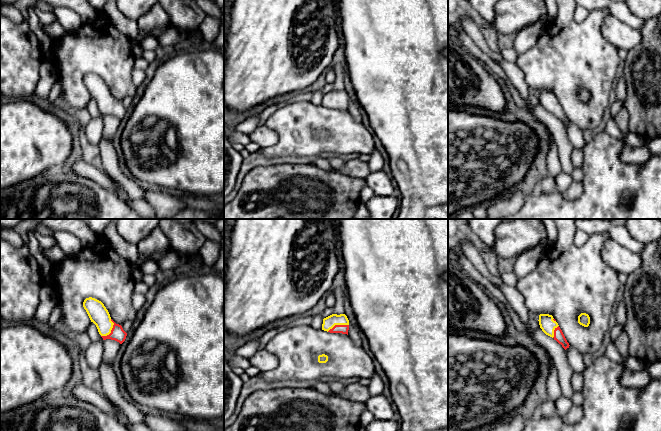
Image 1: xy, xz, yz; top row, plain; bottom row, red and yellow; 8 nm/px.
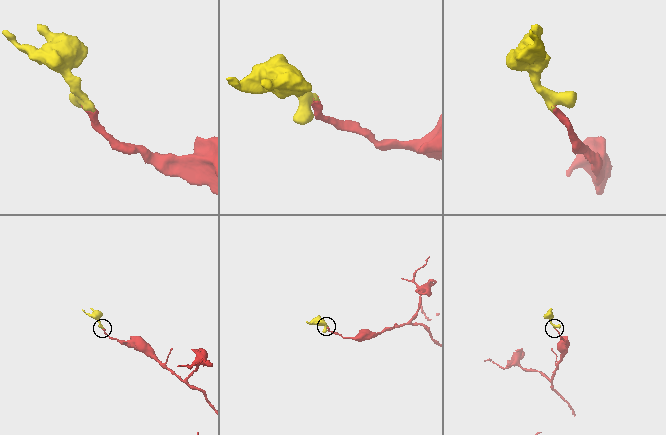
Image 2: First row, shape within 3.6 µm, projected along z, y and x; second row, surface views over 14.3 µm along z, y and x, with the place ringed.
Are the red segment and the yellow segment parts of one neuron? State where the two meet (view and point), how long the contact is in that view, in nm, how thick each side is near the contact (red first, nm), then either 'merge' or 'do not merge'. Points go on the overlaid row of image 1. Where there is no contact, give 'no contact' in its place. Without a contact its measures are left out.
meets red in xy at (111, 330); contact 170 nm long; 110 nm thick on the red side, 160 nm on the other; merge

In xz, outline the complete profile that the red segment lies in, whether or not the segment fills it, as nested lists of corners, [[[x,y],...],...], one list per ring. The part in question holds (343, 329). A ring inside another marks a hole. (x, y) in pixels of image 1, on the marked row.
[[[332,314],[323,319],[322,330],[348,335],[349,320],[345,314]]]

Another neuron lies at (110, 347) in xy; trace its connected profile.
[[[111,339],[103,340],[103,351],[101,352],[103,360],[112,366],[119,349],[119,342]]]

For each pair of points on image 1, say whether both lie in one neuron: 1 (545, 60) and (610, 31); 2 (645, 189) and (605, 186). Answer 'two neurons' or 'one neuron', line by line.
1: two neurons
2: one neuron

